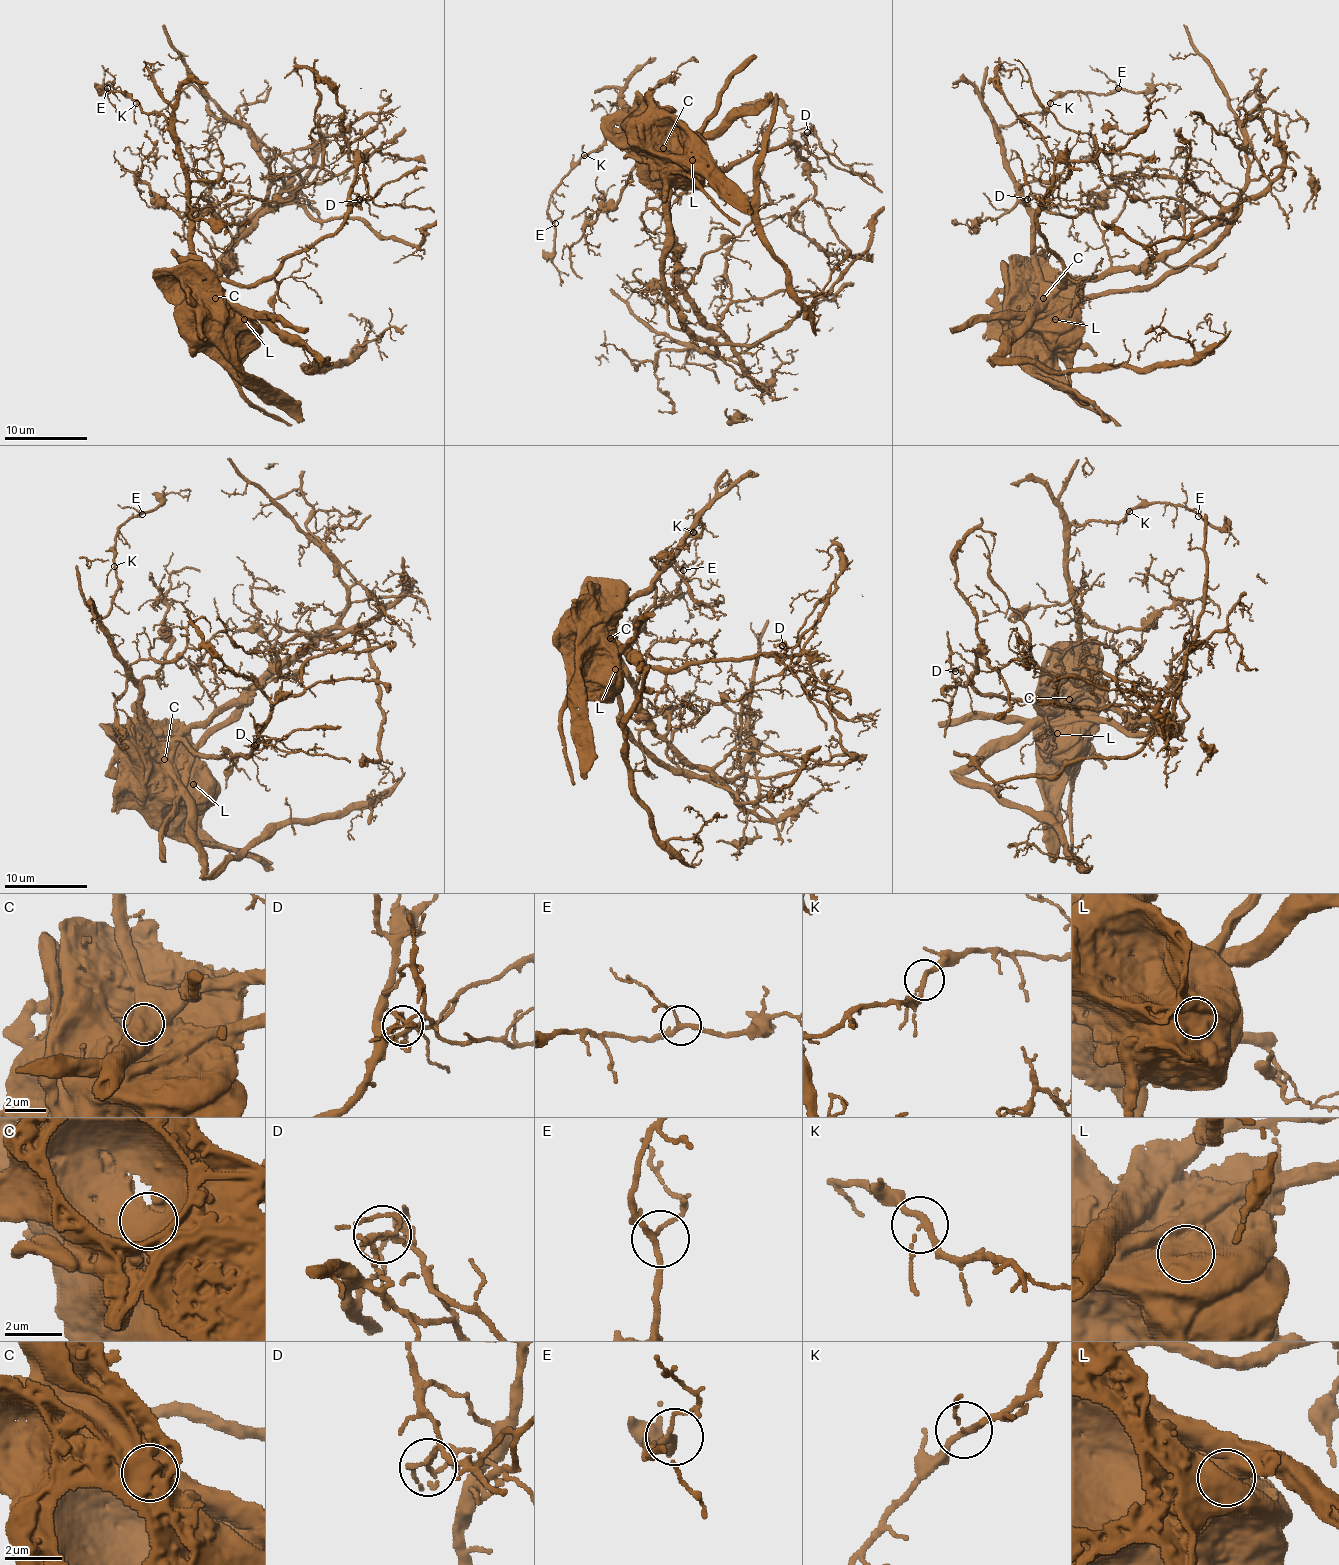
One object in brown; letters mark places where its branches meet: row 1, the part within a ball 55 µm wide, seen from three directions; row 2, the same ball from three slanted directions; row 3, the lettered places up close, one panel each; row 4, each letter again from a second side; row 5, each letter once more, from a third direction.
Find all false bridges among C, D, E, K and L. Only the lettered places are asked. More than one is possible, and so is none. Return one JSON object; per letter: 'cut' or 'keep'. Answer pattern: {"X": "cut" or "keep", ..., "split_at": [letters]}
{"C": "cut", "D": "cut", "E": "keep", "K": "keep", "L": "cut", "split_at": ["C", "D", "L"]}

